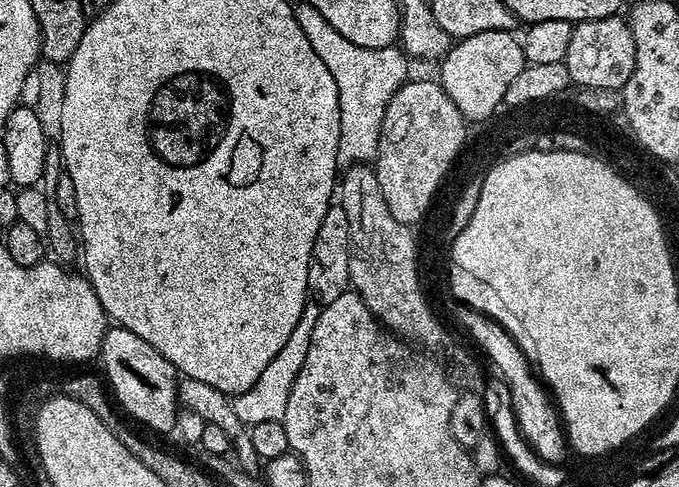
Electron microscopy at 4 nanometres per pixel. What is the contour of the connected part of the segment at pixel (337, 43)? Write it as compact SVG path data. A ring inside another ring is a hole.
M307 2L297 3L295 10L298 26L302 26L306 38L310 38L310 46L314 46L314 54L318 54L322 62L326 62L326 70L330 70L335 85L338 86L340 137L337 165L367 165L376 159L376 147L380 141L380 127L384 121L386 106L392 95L409 79L409 61L405 53L396 46L370 48L347 41Z

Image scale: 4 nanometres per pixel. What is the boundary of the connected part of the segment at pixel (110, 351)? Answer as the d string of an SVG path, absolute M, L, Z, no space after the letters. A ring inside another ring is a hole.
M109 327L102 338L98 360L104 363L103 379L119 407L121 404L138 423L145 424L152 432L168 432L176 428L178 373L173 364L166 362L166 358L150 346L150 342L142 342L138 334L125 328Z

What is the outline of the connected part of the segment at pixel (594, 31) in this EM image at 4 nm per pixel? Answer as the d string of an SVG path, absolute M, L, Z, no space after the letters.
M614 15L597 20L581 20L572 25L570 47L566 50L564 65L566 70L570 70L573 85L597 90L620 90L634 70L635 53L634 34L627 19Z

